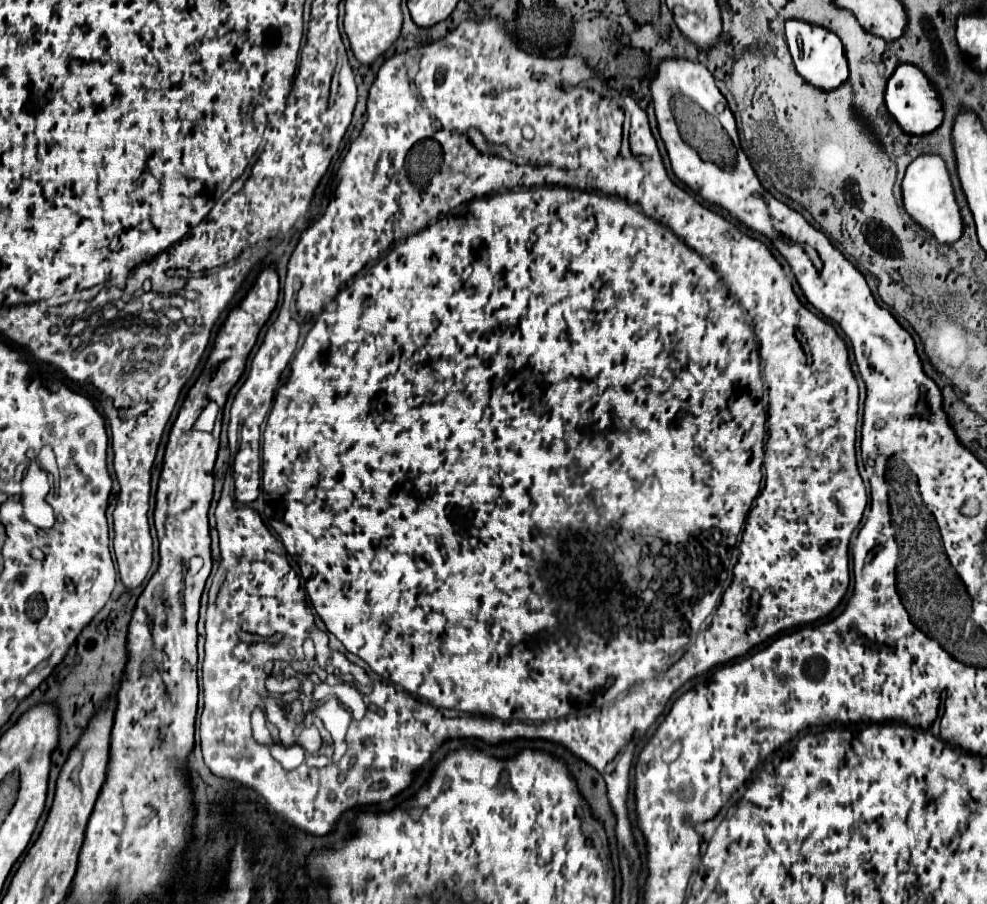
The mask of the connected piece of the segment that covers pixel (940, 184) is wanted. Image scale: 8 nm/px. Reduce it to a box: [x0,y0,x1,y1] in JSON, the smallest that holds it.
[901,154,963,244]

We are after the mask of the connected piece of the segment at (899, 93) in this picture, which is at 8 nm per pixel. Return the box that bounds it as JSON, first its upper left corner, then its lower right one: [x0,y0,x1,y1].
[885,64,943,136]

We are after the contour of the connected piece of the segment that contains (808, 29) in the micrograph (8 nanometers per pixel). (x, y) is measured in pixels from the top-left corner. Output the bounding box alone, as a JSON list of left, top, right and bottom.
[785,20,845,90]

